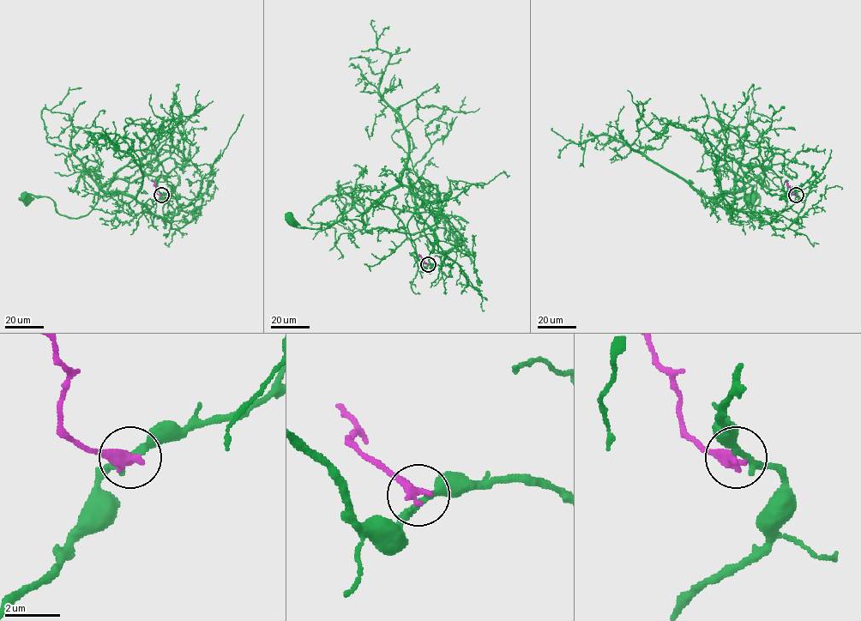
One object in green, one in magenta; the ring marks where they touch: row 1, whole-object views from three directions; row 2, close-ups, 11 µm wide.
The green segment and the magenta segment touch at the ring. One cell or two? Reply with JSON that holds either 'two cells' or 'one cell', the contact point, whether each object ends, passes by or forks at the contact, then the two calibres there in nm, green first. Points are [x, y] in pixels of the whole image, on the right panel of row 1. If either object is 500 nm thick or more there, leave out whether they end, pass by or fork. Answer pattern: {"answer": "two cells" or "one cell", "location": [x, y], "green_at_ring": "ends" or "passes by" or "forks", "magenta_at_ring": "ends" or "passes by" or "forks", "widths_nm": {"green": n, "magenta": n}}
{"answer": "two cells", "location": [796, 195], "green_at_ring": "passes by", "magenta_at_ring": "ends", "widths_nm": {"green": 240, "magenta": 420}}

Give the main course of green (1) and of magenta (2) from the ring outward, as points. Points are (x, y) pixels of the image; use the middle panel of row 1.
1: (428, 265), (417, 259), (408, 233), (414, 196), (405, 186), (372, 205), (366, 226), (292, 221)
2: (428, 264), (419, 254)

